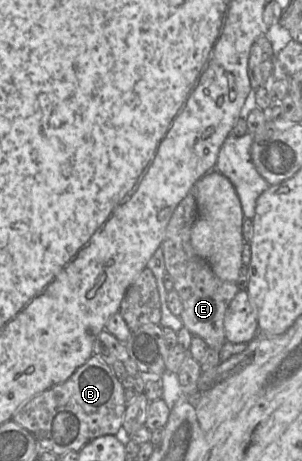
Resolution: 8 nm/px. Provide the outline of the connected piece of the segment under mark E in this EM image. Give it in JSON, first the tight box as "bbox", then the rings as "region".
{"bbox":[162,189,239,349],"region":[[[192,189],[178,203],[167,225],[162,241],[165,267],[173,278],[174,290],[179,294],[183,304],[183,311],[179,316],[183,327],[193,336],[201,337],[210,348],[221,349],[226,342],[225,314],[239,288],[236,283],[217,277],[211,266],[193,249],[190,237],[196,219],[197,202]]]}

